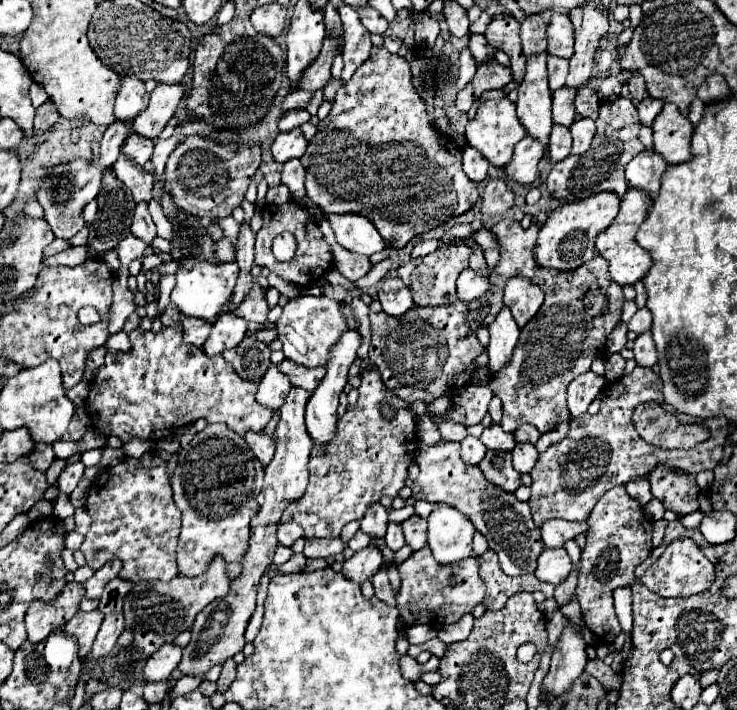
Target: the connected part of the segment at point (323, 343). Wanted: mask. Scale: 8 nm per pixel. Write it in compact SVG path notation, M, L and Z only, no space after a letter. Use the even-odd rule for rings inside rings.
M301 295L289 299L289 303L283 307L279 321L275 323L277 339L283 343L285 357L305 367L325 365L329 347L337 341L337 337L341 337L345 329L347 329L347 319L343 315L343 303L329 299L327 295L319 295L319 297Z

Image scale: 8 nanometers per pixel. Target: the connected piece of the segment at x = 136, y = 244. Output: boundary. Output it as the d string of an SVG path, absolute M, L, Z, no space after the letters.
M129 235L125 237L119 245L117 245L117 255L119 255L119 261L123 267L127 267L133 259L143 259L143 251L145 251L147 243L143 243L141 239Z

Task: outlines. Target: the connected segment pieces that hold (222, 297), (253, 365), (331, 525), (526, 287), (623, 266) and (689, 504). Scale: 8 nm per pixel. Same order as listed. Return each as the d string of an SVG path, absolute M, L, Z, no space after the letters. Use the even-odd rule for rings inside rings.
M235 261L231 263L197 263L191 269L179 269L175 273L175 287L171 291L171 301L185 317L199 317L205 321L215 321L215 317L223 311L223 305L229 301L235 281L239 275L239 267Z
M245 337L237 347L223 351L225 361L233 365L235 373L241 375L241 379L255 381L255 383L259 383L265 371L271 367L269 355L271 351L267 349L267 345L251 337Z
M367 369L361 375L357 403L347 407L345 415L337 421L333 443L329 443L329 447L313 445L309 459L309 487L297 503L289 503L279 525L291 521L299 523L305 529L305 539L339 537L343 525L353 519L359 521L369 503L375 503L385 495L391 499L397 497L399 489L405 485L407 467L417 451L415 415L405 407L405 401L385 389L379 371ZM395 401L399 411L387 419L381 413L381 407L393 405Z
M515 275L505 285L505 305L511 309L519 327L523 327L541 307L543 291L523 275Z
M627 189L625 197L621 199L619 215L615 217L615 221L601 235L597 235L597 241L595 241L597 253L607 259L609 275L619 285L635 285L637 281L641 281L645 277L645 273L651 267L649 251L639 247L637 241L635 241L635 233L637 233L637 229L641 227L641 223L645 221L647 213L649 213L649 203L651 203L651 197L645 191Z
M659 465L653 473L649 473L649 483L653 497L659 499L665 505L665 509L677 515L687 515L699 509L699 487L695 485L693 475Z

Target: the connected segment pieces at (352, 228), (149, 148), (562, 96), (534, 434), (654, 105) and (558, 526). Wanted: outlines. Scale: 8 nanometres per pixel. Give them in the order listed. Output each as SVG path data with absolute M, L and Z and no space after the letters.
M345 213L345 215L325 215L335 231L337 243L347 251L359 255L373 255L385 247L383 237L377 233L375 225L361 215Z
M131 133L125 143L121 145L121 155L127 155L131 157L135 163L143 165L145 161L151 159L153 155L153 141L151 139L145 139L143 135L137 135L137 133Z
M561 87L553 93L553 123L561 123L569 127L575 119L575 89L573 87Z
M525 425L525 427L519 427L517 431L515 431L515 439L517 441L531 441L531 443L535 443L537 439L539 439L539 431L535 429L535 427L529 427L529 425Z
M645 97L639 101L637 105L639 109L639 119L645 127L653 125L653 119L657 117L657 113L663 109L663 101L661 99L653 99L653 97Z
M549 519L541 525L541 537L545 547L563 547L567 541L575 539L579 533L585 533L585 523L573 523L565 519Z

